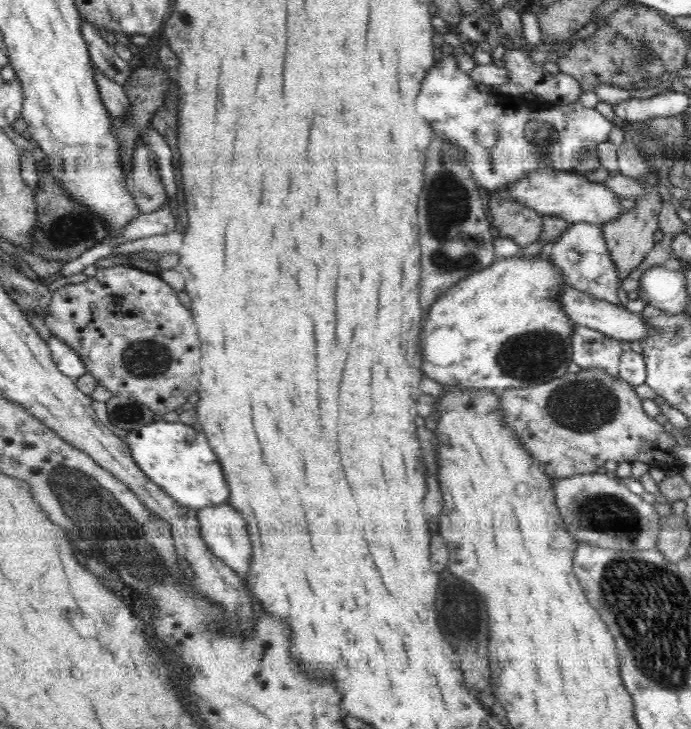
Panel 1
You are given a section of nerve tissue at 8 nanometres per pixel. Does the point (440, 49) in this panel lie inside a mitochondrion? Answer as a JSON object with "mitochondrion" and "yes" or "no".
{"mitochondrion":"no"}

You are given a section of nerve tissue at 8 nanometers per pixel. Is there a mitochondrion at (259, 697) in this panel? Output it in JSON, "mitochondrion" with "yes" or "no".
{"mitochondrion":"no"}

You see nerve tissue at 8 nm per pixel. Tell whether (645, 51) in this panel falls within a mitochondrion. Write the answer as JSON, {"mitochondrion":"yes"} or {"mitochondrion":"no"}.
{"mitochondrion":"yes"}

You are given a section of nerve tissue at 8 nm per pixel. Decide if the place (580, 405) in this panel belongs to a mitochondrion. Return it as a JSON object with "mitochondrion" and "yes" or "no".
{"mitochondrion":"yes"}

